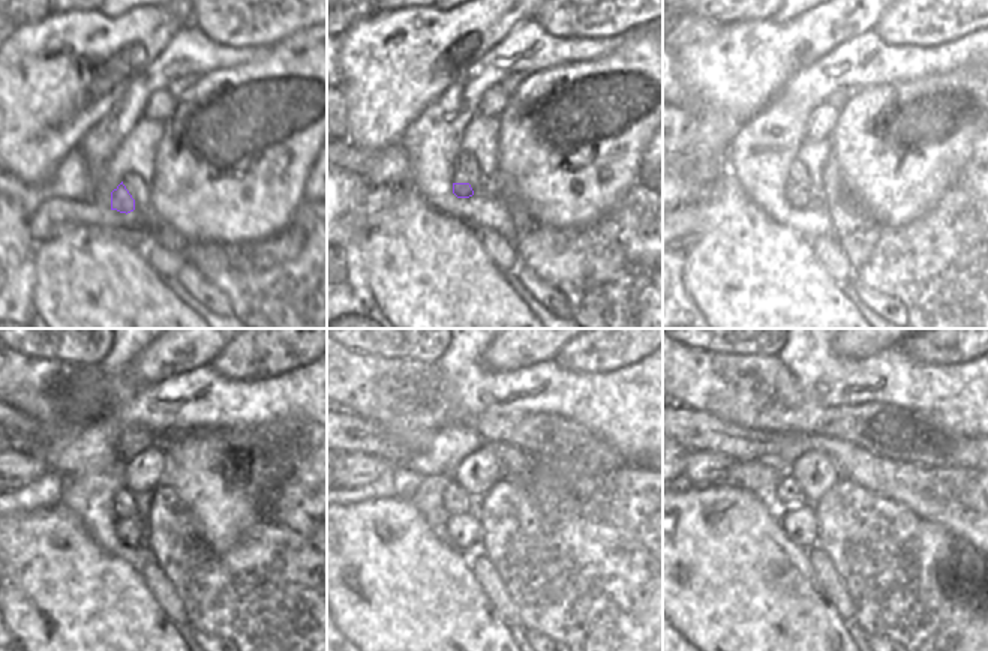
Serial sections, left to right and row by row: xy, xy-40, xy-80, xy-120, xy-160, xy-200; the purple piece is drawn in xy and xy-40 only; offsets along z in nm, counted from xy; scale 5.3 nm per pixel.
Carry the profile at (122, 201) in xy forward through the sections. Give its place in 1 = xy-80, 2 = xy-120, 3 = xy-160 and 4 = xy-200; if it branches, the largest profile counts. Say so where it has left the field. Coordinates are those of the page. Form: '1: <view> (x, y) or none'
1: xy-80 (799, 195)
2: xy-120 (129, 531)
3: xy-160 (462, 531)
4: xy-200 (801, 525)

